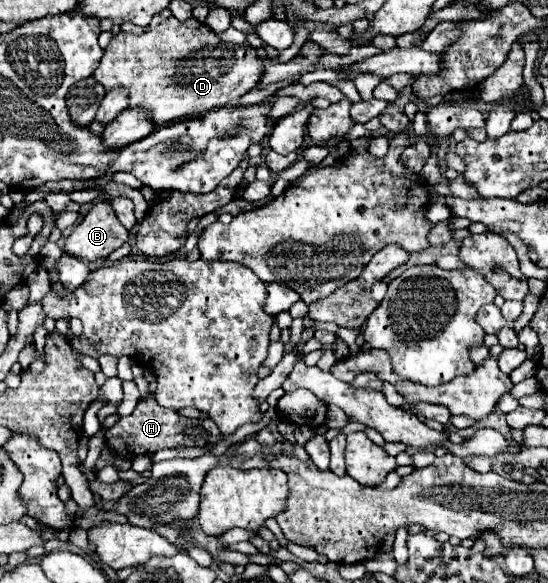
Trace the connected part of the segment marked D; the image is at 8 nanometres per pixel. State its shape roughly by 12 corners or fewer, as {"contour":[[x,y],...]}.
{"contour":[[195,19],[119,31],[93,77],[155,125],[235,105],[251,45]]}

